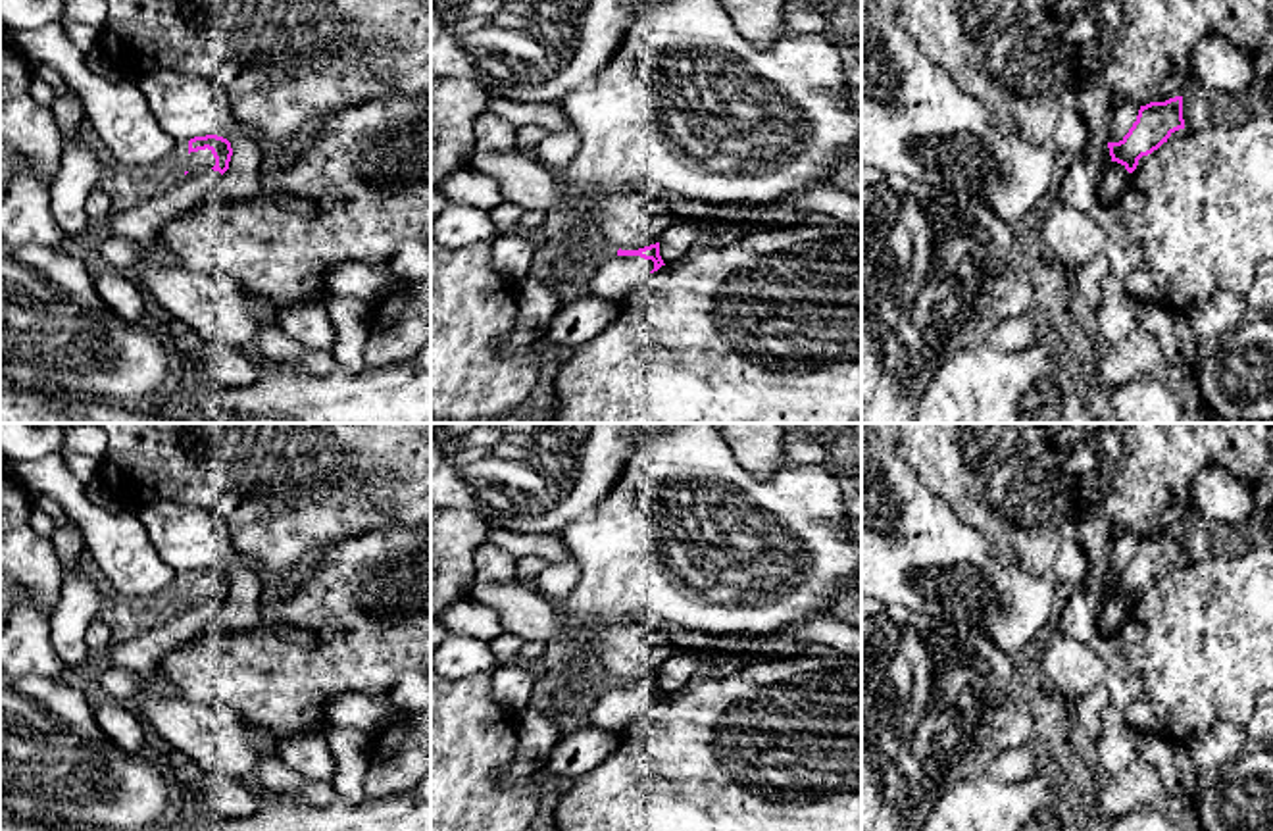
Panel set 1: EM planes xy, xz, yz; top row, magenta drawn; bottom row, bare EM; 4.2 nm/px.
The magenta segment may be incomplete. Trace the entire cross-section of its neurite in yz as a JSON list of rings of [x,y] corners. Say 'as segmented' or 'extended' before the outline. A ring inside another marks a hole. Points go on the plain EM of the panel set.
extended | [[[1183,527],[1140,537],[1136,552],[1119,573],[1090,573],[1079,585],[1060,589],[1050,631],[1088,642],[1098,635],[1100,610],[1110,592],[1133,604],[1142,587],[1158,581],[1179,560],[1185,560]]]

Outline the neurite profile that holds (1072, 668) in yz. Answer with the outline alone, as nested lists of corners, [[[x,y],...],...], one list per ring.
[[[1048,631],[1035,650],[1035,667],[1067,704],[1102,683],[1104,662],[1086,642]]]

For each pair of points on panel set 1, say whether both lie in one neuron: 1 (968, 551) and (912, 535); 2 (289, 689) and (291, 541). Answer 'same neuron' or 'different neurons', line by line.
1: same neuron
2: different neurons

